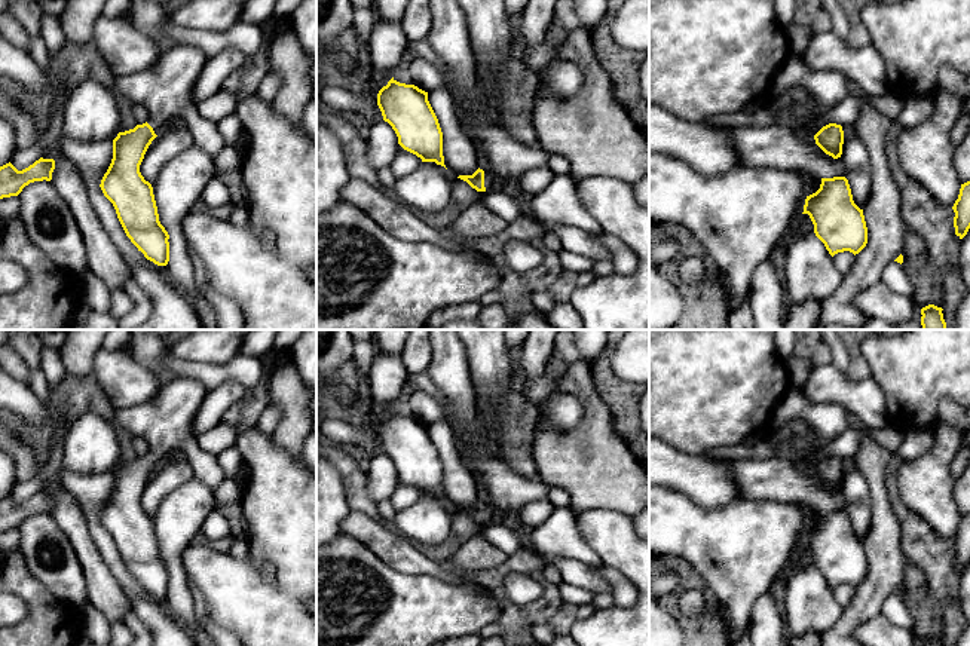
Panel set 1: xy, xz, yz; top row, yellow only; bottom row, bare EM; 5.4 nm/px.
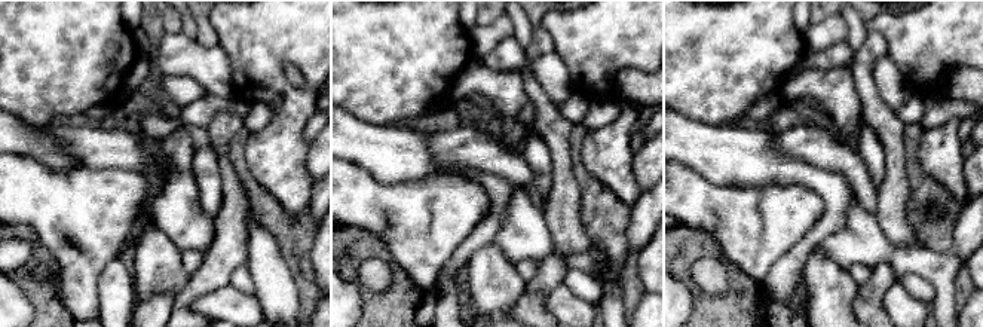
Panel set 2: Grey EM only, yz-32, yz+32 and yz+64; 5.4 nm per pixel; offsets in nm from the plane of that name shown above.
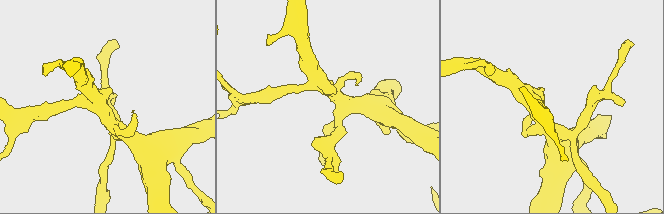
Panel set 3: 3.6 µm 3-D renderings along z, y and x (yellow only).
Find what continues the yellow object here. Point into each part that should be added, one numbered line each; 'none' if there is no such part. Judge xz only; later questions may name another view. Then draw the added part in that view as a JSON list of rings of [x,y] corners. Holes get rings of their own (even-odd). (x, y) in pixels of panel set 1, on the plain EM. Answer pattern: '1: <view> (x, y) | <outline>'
1: xz (490, 514) | [[[483,502],[483,503],[484,503],[484,520],[486,520],[486,523],[501,520],[496,508],[492,503],[489,503],[489,502]]]

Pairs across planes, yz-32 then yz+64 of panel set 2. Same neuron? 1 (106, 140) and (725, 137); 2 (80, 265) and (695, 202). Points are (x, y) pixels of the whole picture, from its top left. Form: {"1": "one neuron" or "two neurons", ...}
{"1": "two neurons", "2": "one neuron"}

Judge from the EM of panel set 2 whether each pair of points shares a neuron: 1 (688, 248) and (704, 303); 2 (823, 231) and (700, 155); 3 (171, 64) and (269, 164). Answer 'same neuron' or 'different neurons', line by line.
1: same neuron
2: same neuron
3: different neurons

